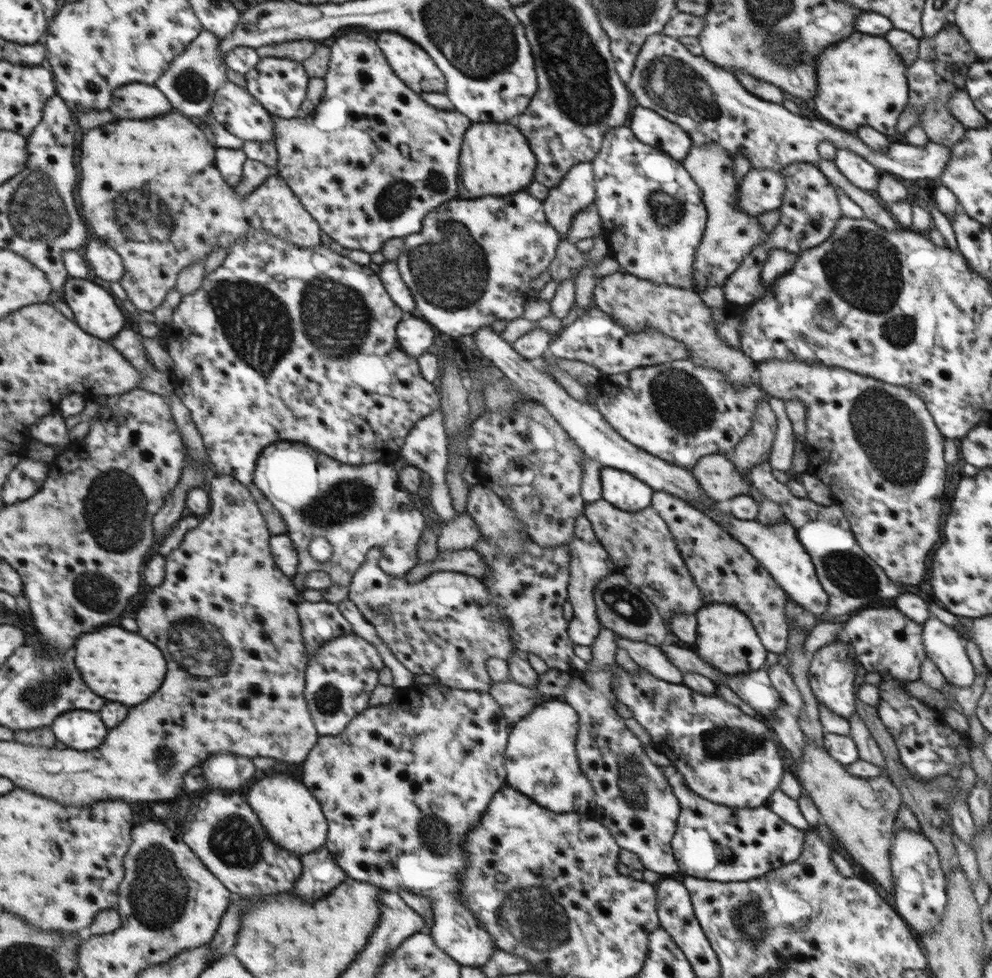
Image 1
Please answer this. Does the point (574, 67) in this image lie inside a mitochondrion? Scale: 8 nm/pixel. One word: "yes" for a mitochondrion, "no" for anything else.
yes

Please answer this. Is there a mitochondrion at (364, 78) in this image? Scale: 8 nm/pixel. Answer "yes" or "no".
no

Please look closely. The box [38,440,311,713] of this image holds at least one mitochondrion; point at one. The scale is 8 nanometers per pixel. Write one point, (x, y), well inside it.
(112, 508)

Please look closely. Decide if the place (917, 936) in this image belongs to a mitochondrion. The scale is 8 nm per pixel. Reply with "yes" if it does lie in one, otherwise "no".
no

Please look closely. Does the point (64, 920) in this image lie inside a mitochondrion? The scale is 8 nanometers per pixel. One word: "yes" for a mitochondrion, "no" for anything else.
no

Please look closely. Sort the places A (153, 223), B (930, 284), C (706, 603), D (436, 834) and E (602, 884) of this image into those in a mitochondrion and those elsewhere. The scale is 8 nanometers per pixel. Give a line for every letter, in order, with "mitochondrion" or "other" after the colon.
A: mitochondrion
B: mitochondrion
C: other
D: mitochondrion
E: other

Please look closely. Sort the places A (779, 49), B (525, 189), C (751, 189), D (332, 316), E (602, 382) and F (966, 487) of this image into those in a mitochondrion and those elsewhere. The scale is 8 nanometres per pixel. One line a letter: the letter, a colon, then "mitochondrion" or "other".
A: mitochondrion
B: other
C: other
D: mitochondrion
E: other
F: other

